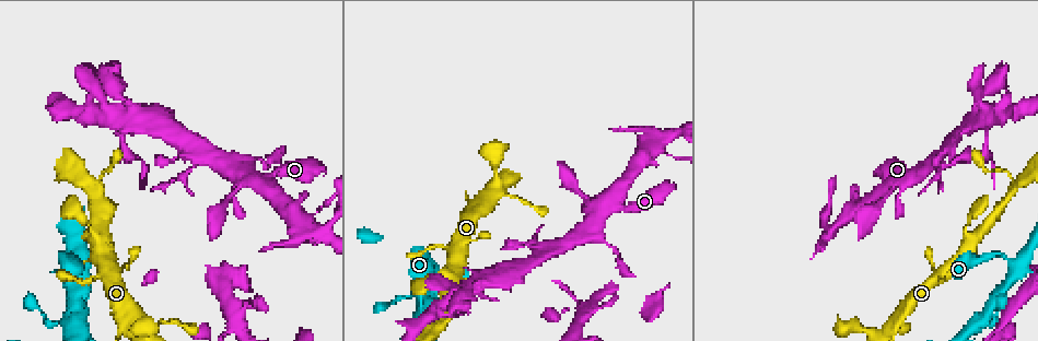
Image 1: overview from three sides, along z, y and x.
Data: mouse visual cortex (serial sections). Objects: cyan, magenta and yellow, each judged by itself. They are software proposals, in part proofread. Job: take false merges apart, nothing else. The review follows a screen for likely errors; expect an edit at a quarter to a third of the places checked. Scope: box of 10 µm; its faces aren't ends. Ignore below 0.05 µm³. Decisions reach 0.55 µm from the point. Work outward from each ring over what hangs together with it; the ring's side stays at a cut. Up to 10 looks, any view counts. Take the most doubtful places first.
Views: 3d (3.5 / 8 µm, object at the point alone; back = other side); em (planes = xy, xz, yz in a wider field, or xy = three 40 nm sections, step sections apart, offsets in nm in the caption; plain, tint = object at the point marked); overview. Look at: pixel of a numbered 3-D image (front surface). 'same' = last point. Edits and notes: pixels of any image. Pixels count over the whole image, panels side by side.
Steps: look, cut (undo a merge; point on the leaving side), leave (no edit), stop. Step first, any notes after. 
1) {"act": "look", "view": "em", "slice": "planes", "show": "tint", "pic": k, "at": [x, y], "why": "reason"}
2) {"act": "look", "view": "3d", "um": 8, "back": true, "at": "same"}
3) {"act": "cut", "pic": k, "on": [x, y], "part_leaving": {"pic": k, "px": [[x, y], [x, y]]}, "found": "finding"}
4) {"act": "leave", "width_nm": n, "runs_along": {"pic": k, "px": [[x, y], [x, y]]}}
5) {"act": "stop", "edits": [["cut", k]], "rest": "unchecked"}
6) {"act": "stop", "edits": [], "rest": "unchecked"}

{"act": "look", "view": "3d", "um": 3.5, "pic": 1, "at": [1006, 204], "why": "three-way junction"}

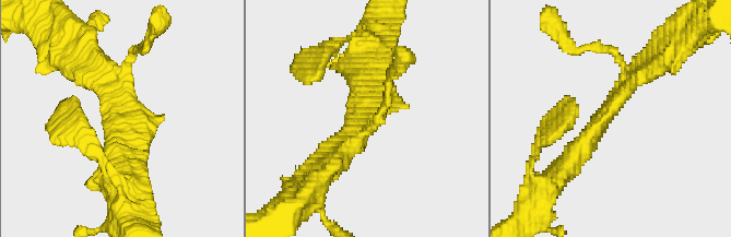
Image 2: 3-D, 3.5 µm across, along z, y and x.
{"act": "look", "view": "em", "slice": "xy", "step": 3, "show": "tint", "pic": 2, "at": [371, 113], "why": "shape alone is not enough"}

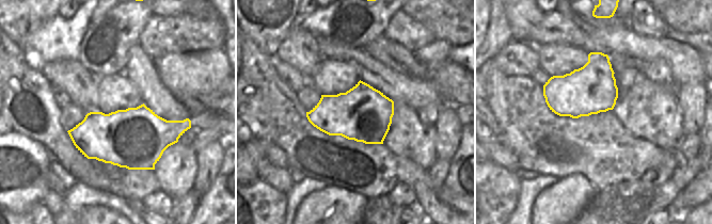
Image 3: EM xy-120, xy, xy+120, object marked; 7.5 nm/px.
{"act": "leave", "arm_widths_nm": [150, 250, 350], "runs_along": {"pic": 2, "px": [[561, 173], [633, 79], [649, 66]]}, "found": "all the same cell"}

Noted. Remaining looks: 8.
{"act": "look", "view": "3d", "um": 3.5, "pic": 1, "at": [1018, 266], "why": "calibre changes"}

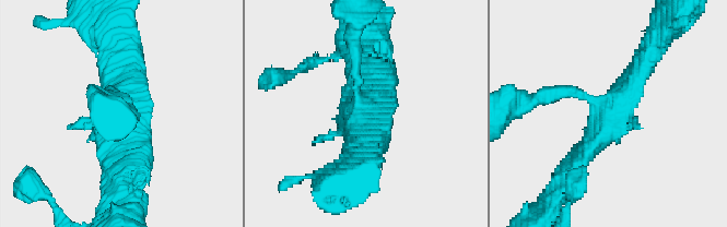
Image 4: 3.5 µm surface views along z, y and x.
{"act": "look", "view": "em", "slice": "xy", "step": 3, "show": "tint", "pic": 4, "at": [607, 115], "why": "now the EM"}

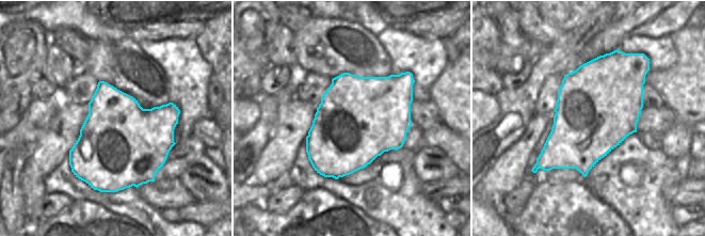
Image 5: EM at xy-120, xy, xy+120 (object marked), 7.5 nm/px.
{"act": "leave", "found": "one cell here"}

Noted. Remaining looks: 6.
{"act": "look", "view": "3d", "um": 3.5, "pic": 1, "at": [609, 206], "why": "thin arm on a thick one"}

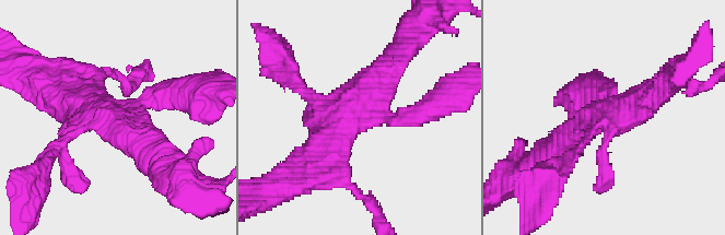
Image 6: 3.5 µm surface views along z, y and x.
{"act": "look", "view": "em", "slice": "xy", "step": 3, "show": "plain", "pic": 6, "at": [110, 113]}

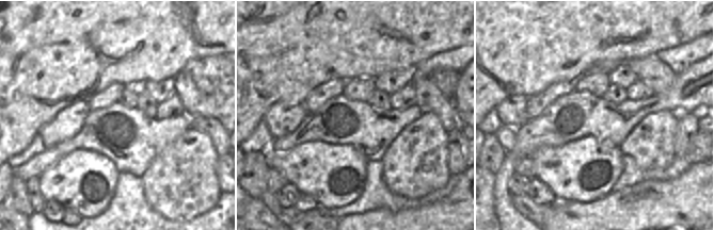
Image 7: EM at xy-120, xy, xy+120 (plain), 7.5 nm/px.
{"act": "look", "view": "em", "slice": "xy", "step": 3, "show": "tint", "at": "same", "why": "where the object lies"}

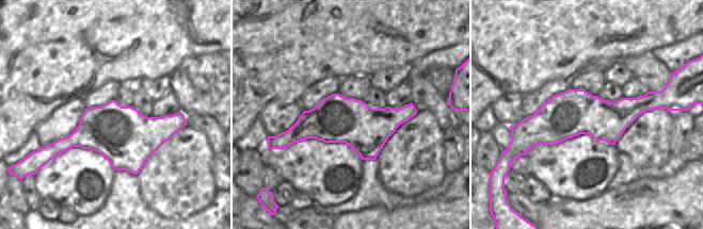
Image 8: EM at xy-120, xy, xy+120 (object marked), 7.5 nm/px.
{"act": "leave", "found": "all the same cell"}

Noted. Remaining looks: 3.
{"act": "look", "view": "3d", "um": 3.5, "back": true, "pic": 1, "at": [655, 142], "why": "three-way junction"}

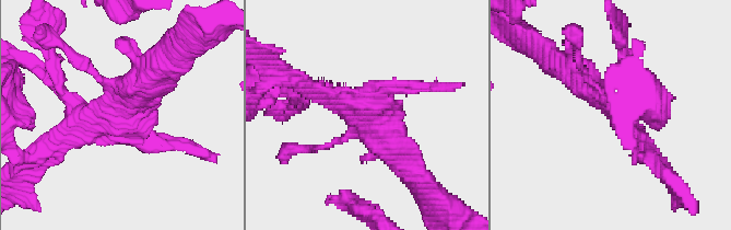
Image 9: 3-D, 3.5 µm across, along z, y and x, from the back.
{"act": "look", "view": "em", "slice": "xy", "step": 5, "show": "tint", "pic": 9, "at": [368, 112], "why": "shape alone is not enough"}

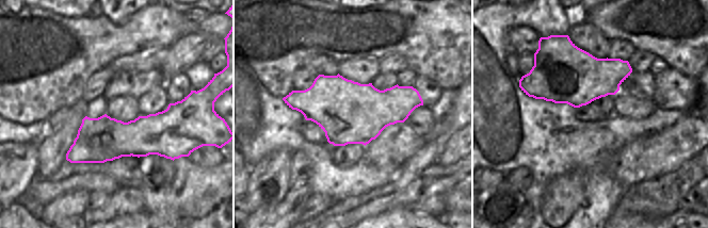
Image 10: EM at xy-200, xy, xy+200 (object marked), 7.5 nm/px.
{"act": "cut", "pic": 9, "on": [186, 142], "border": {"pic": 10, "px": [[77, 136], [146, 144]]}, "found": "two cells meet here"}

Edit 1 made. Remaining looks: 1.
{"act": "stop", "edits": [["cut", 9]], "rest": "unchecked"}

